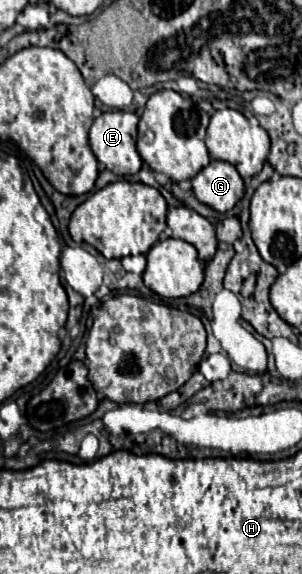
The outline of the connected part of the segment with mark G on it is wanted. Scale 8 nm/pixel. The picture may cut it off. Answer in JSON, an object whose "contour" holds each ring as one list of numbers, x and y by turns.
{"contour":[[212,160,192,178,192,190,202,204,218,212,228,212,242,200,244,182,232,164]]}

